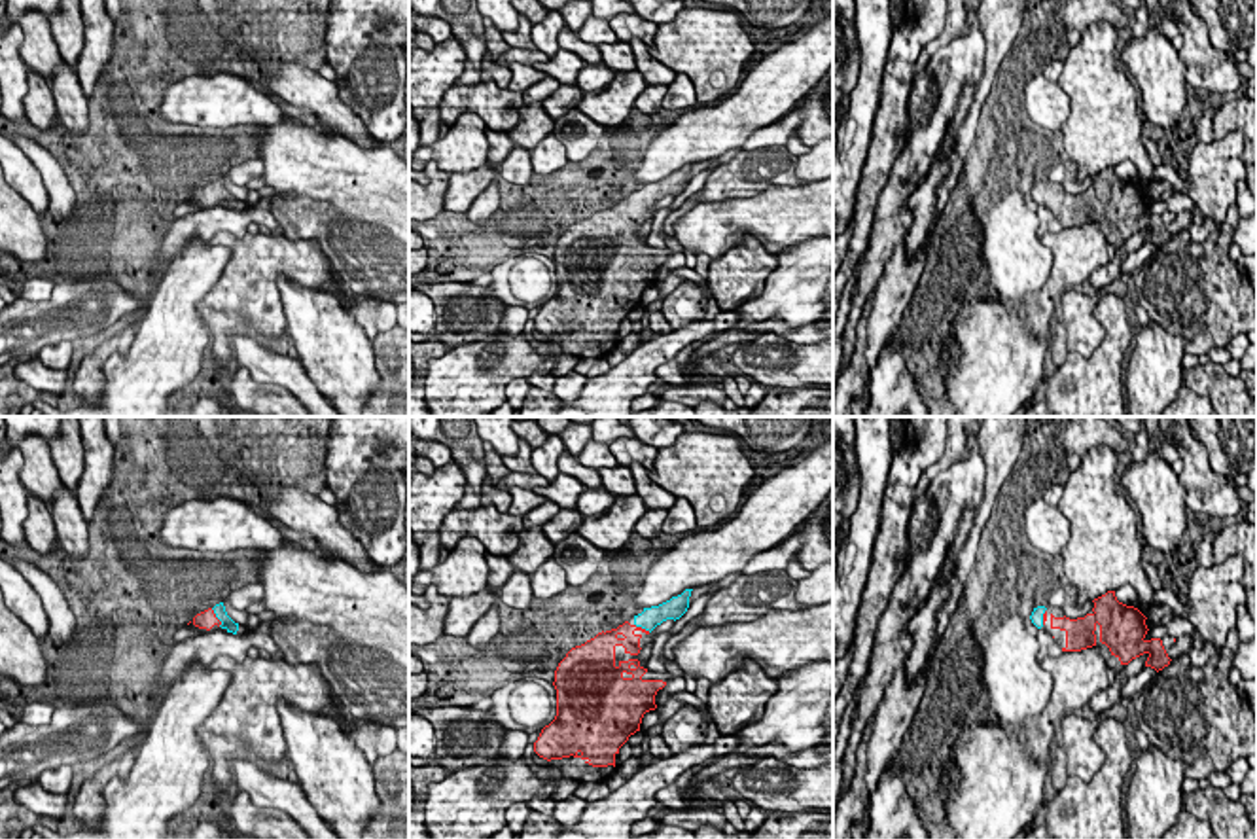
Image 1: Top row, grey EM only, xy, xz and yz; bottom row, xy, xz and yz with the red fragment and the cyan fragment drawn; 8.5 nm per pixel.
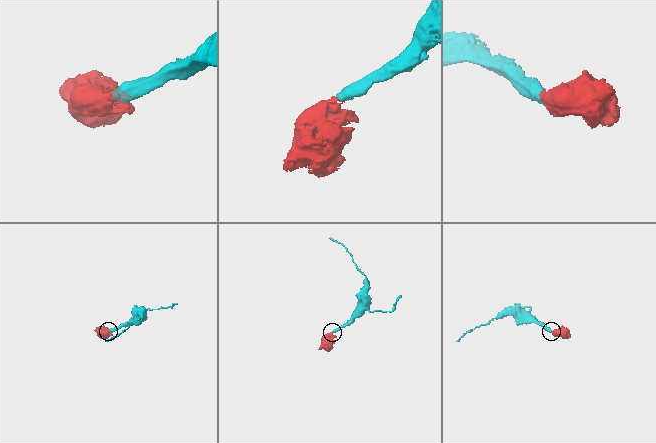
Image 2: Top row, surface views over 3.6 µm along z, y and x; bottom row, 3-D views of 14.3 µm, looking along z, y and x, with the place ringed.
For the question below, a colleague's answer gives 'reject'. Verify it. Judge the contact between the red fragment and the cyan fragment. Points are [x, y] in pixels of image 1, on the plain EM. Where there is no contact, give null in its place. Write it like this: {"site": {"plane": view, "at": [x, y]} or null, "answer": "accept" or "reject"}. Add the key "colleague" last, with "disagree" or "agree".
{"site": {"plane": "xy", "at": [216, 194]}, "answer": "accept", "colleague": "disagree"}

